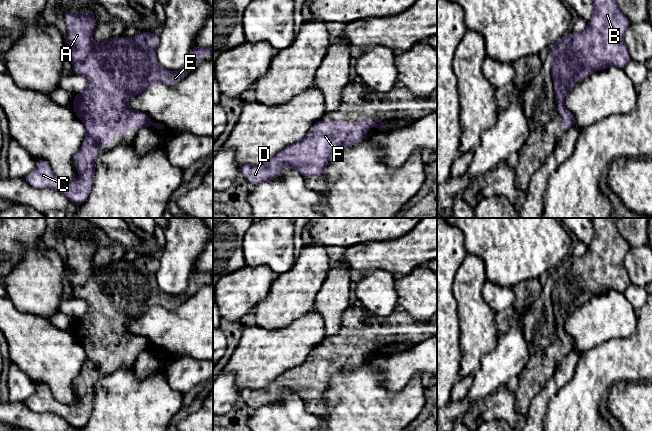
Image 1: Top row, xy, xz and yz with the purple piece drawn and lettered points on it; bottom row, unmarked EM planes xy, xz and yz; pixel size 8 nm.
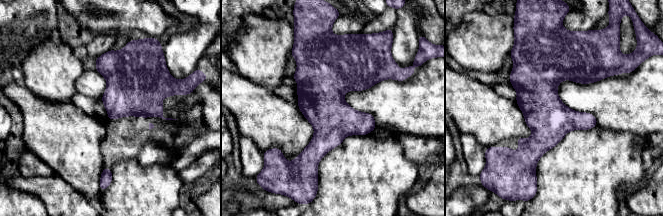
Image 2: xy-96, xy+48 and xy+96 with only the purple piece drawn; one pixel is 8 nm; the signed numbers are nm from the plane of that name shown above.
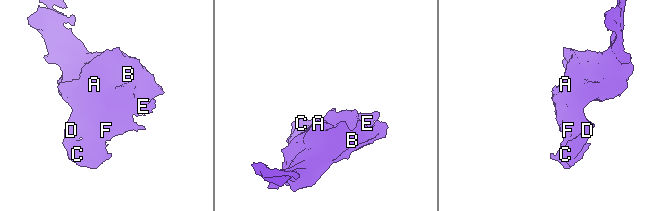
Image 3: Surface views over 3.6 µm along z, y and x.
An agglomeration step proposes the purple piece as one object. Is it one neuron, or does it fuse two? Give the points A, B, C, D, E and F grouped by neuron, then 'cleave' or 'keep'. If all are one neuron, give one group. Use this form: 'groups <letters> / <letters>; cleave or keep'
groups A B C D E F; keep

